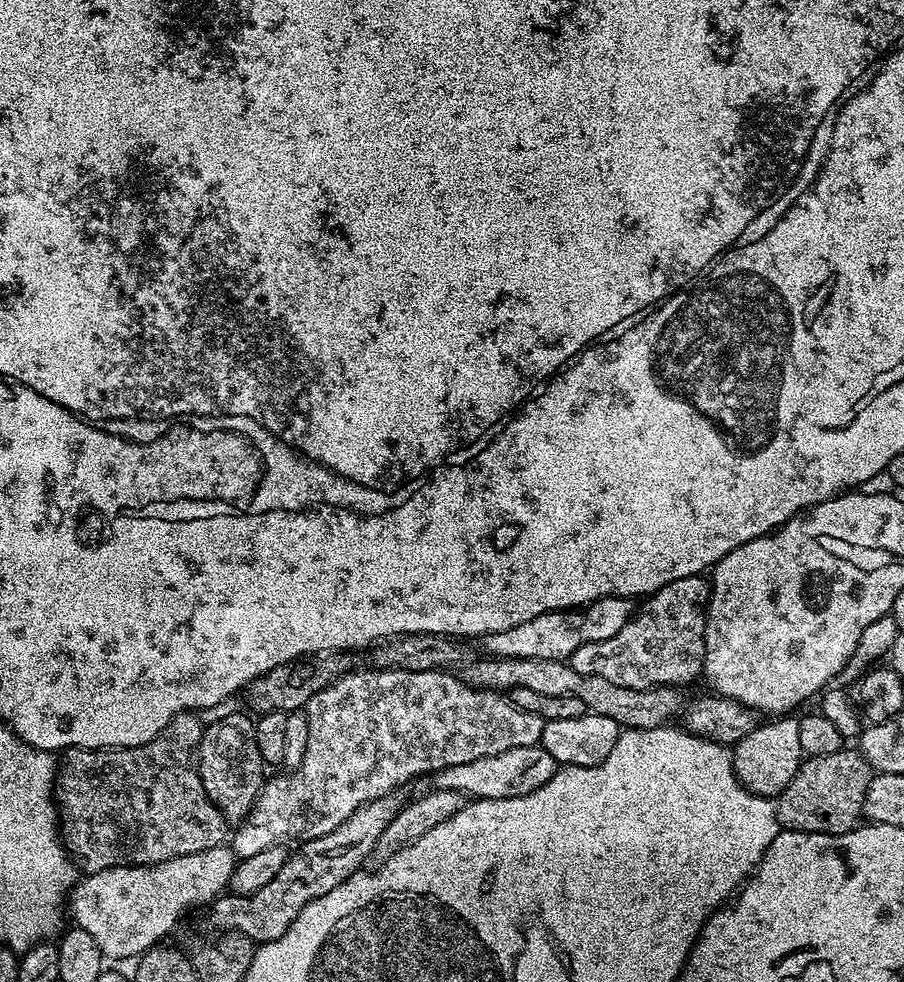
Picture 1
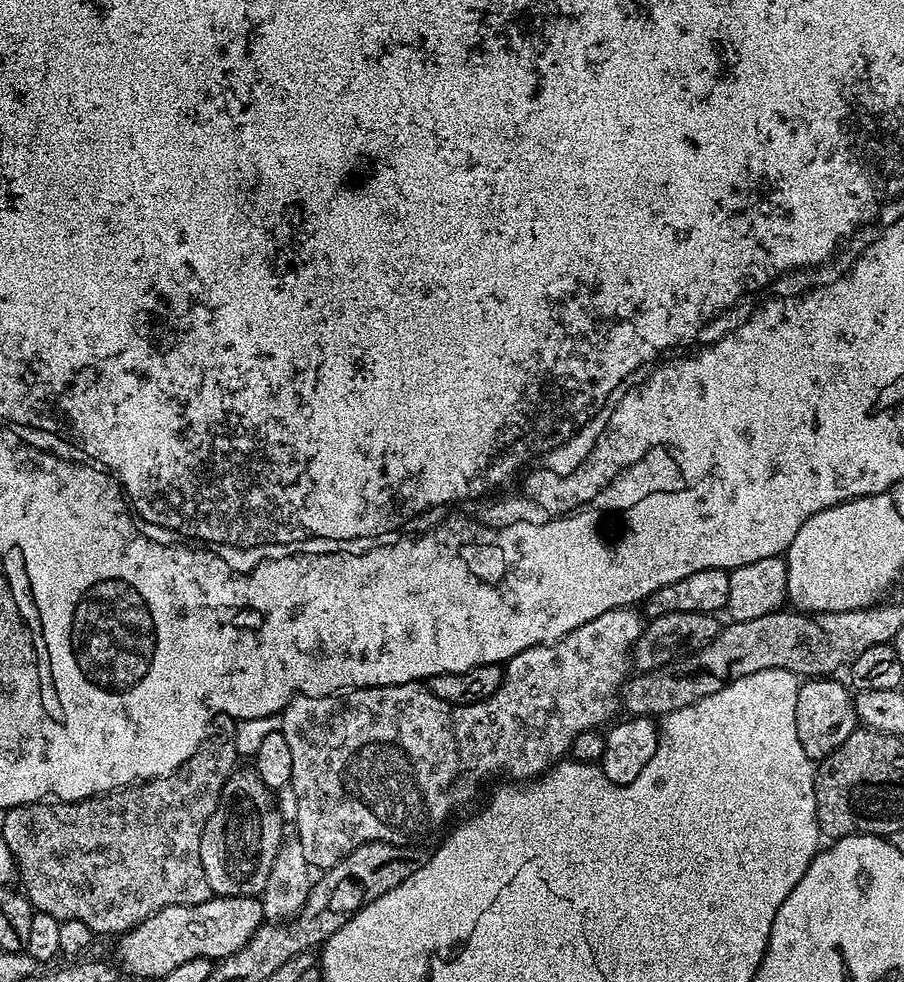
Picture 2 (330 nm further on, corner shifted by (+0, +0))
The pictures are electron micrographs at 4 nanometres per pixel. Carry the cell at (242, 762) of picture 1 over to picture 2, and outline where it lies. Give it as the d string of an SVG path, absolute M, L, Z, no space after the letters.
M237 770L222 786L222 794L218 798L218 806L214 814L210 814L210 822L206 822L206 830L202 830L202 870L206 870L206 882L210 882L213 896L255 896L259 897L266 886L266 878L270 878L270 866L274 866L274 858L278 854L285 839L284 820L280 817L280 808L276 805L273 789L268 788L262 778L254 770Z

